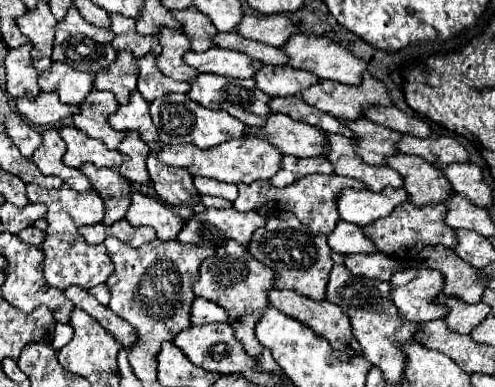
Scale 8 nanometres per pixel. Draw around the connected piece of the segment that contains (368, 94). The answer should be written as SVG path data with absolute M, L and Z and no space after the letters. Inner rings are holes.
M363 73L361 85L341 85L337 81L319 81L301 93L301 97L321 111L333 113L337 119L361 119L363 109L375 105L391 105L387 87Z

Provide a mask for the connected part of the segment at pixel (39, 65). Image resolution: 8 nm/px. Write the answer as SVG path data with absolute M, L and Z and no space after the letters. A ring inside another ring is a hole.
M39 3L33 11L27 11L21 19L17 19L17 27L25 37L33 43L33 65L39 73L49 71L51 67L51 51L55 39L55 17L49 11L47 3Z

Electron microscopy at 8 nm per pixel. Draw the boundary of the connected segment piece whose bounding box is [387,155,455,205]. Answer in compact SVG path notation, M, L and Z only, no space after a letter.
M393 155L387 159L387 165L403 175L405 191L409 193L413 205L445 203L445 199L455 193L443 171L421 157Z

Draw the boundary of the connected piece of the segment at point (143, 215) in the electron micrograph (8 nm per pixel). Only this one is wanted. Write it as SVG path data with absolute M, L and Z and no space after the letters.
M141 193L131 195L131 207L125 217L133 227L153 227L161 241L175 241L183 229L183 219L165 203Z

